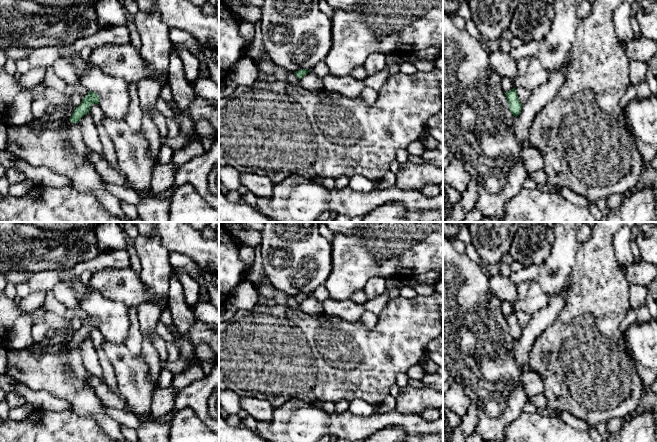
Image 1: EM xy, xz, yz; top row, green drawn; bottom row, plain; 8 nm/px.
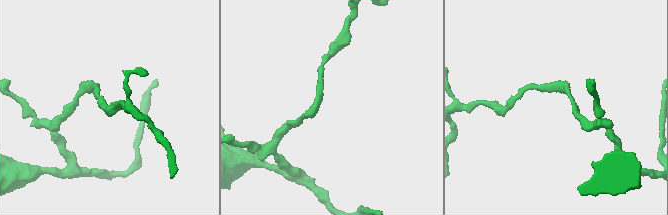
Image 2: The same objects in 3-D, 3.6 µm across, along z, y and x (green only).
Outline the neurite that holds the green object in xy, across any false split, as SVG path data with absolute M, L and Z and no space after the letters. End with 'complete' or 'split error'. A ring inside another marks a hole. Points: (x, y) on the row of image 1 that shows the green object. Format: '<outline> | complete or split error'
M89 91L87 96L82 99L81 104L74 110L70 117L70 122L76 123L87 113L89 113L92 104L99 104L99 96L92 91Z | complete

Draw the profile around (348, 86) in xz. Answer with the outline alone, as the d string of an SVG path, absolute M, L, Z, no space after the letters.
M326 75L323 79L323 89L336 92L347 98L358 98L366 87L364 82L357 80L351 75L335 76Z

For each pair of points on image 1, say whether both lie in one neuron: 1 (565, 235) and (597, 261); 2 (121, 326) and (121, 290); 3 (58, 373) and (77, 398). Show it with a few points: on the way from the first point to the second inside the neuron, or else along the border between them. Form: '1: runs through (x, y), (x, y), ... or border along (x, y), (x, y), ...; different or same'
1: border along (580, 243), (577, 249), (576, 262), (571, 268); different
2: border along (99, 293), (104, 298), (123, 302), (130, 307); different
3: runs through (64, 379), (74, 389), (74, 392); same

